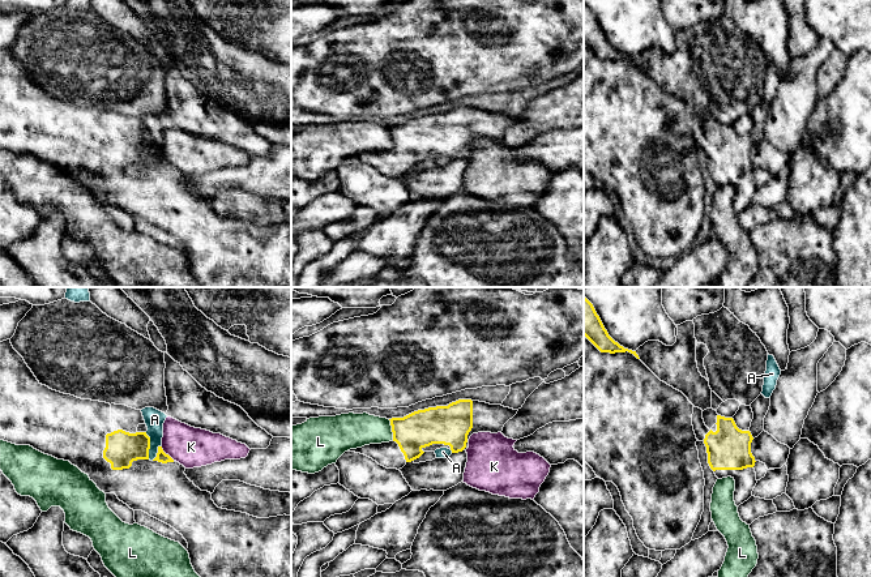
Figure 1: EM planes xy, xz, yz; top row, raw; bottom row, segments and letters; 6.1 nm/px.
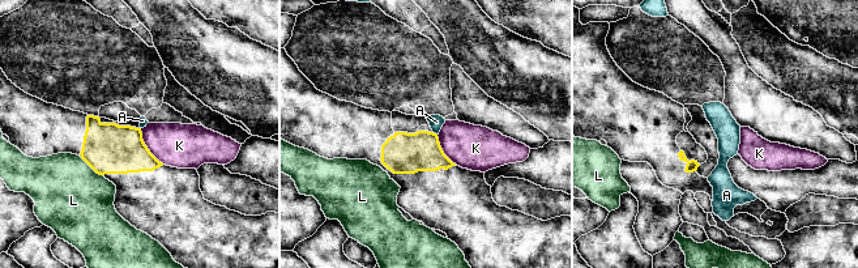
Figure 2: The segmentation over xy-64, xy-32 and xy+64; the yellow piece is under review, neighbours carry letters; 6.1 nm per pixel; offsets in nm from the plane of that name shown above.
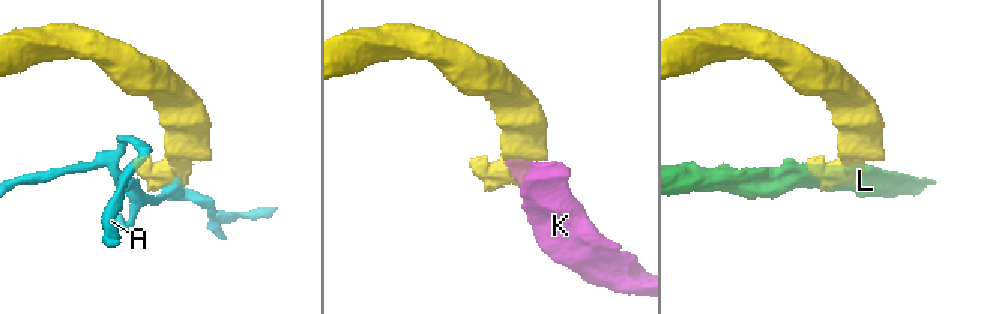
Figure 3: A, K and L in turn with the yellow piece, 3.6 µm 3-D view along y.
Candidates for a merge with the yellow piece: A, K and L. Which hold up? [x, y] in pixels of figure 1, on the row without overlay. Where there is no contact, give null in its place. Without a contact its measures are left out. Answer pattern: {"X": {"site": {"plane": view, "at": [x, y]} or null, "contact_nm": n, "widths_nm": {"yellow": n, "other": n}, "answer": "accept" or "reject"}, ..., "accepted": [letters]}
{"A": {"site": {"plane": "xy", "at": [149, 153]}, "contact_nm": 170, "widths_nm": {"yellow": 200, "other": 120}, "answer": "reject"}, "K": {"site": {"plane": "xy", "at": [167, 162]}, "contact_nm": 120, "widths_nm": {"yellow": 70, "other": 240}, "answer": "accept"}, "L": {"site": {"plane": "xz", "at": [392, 137]}, "contact_nm": 130, "widths_nm": {"yellow": 220, "other": 220}, "answer": "reject"}, "accepted": ["K"]}

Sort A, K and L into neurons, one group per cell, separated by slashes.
A / K / L

